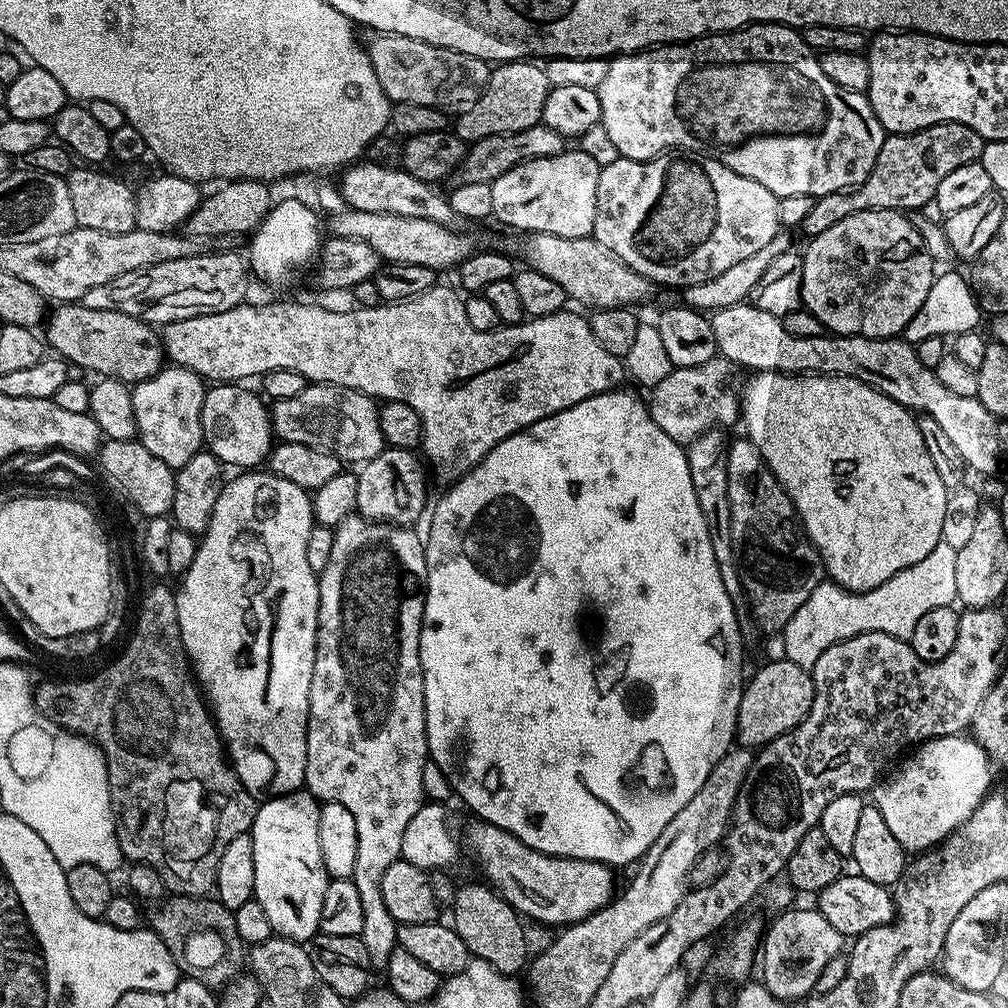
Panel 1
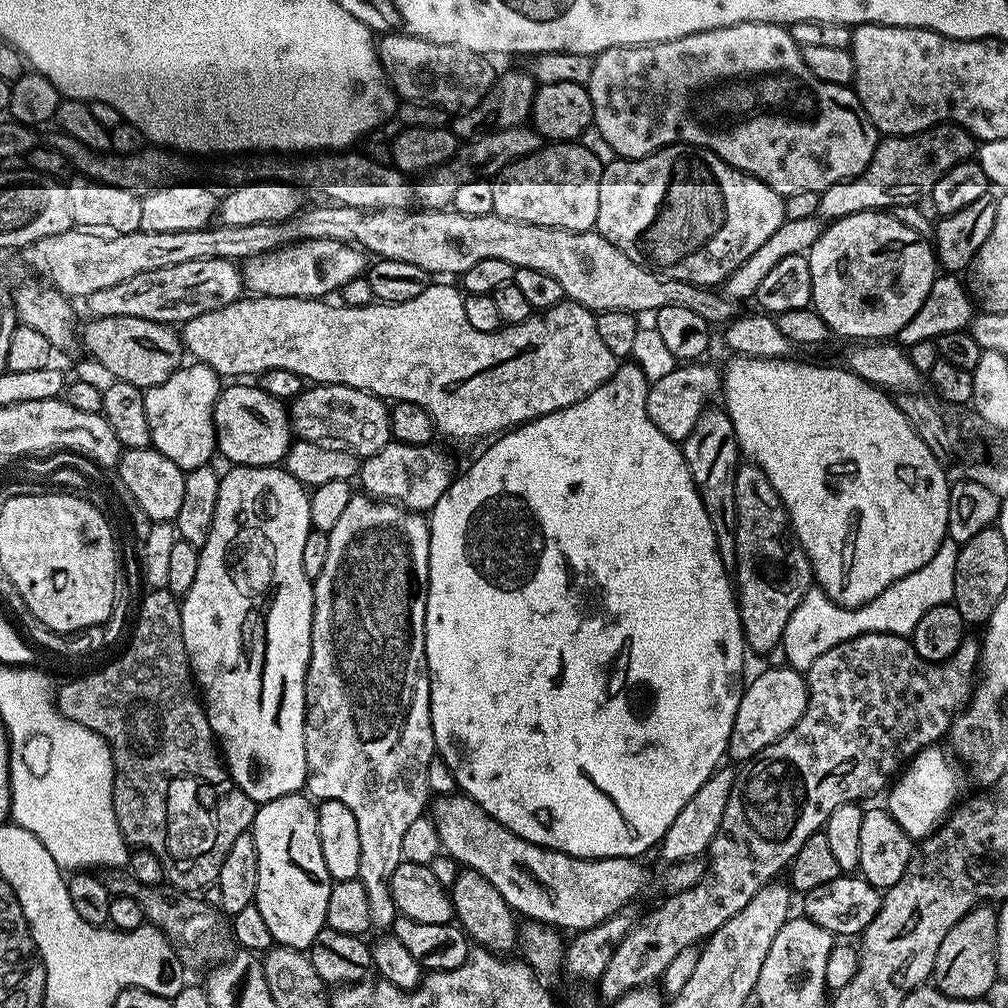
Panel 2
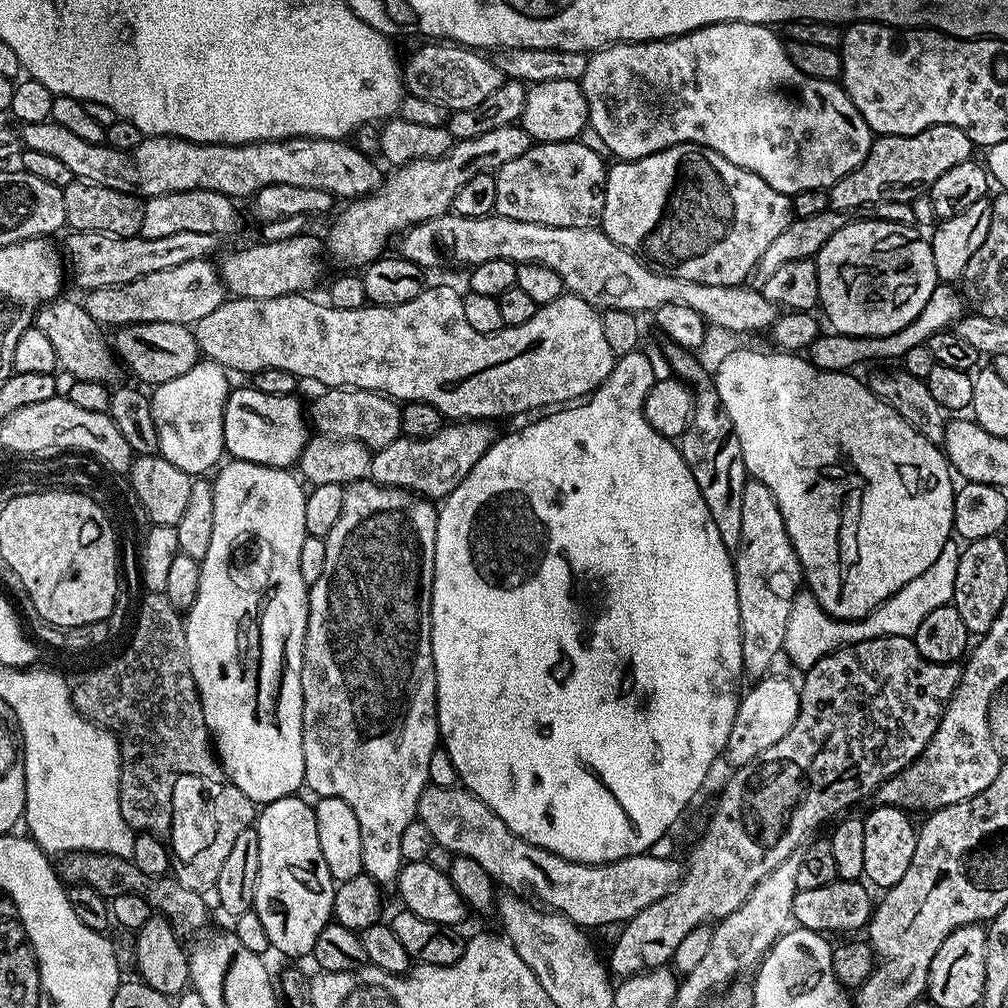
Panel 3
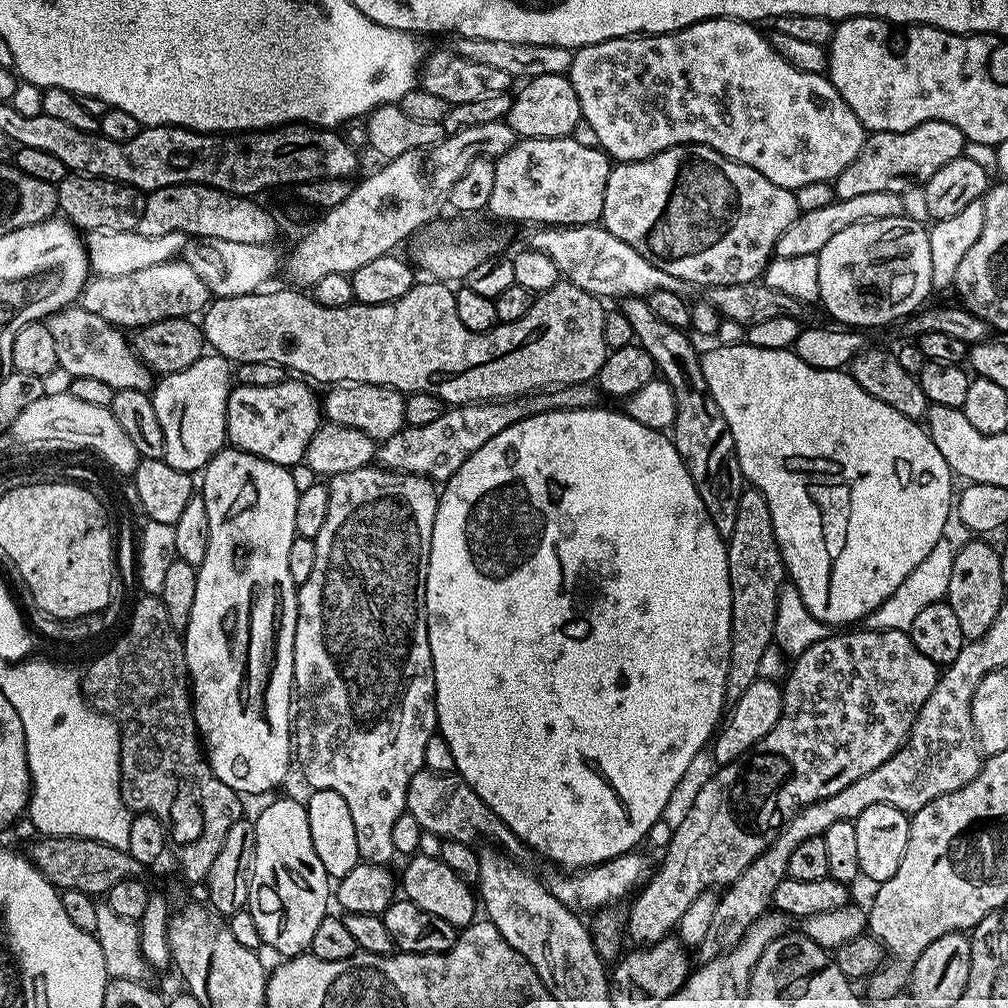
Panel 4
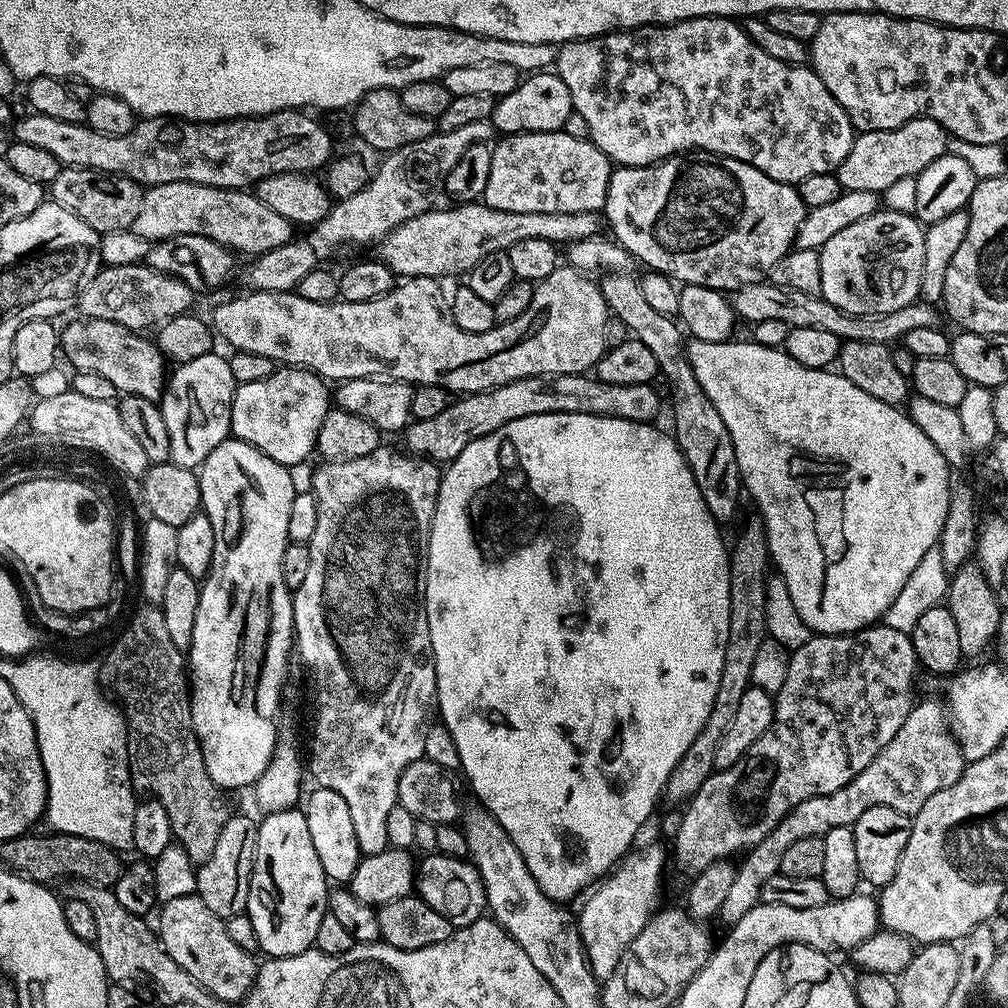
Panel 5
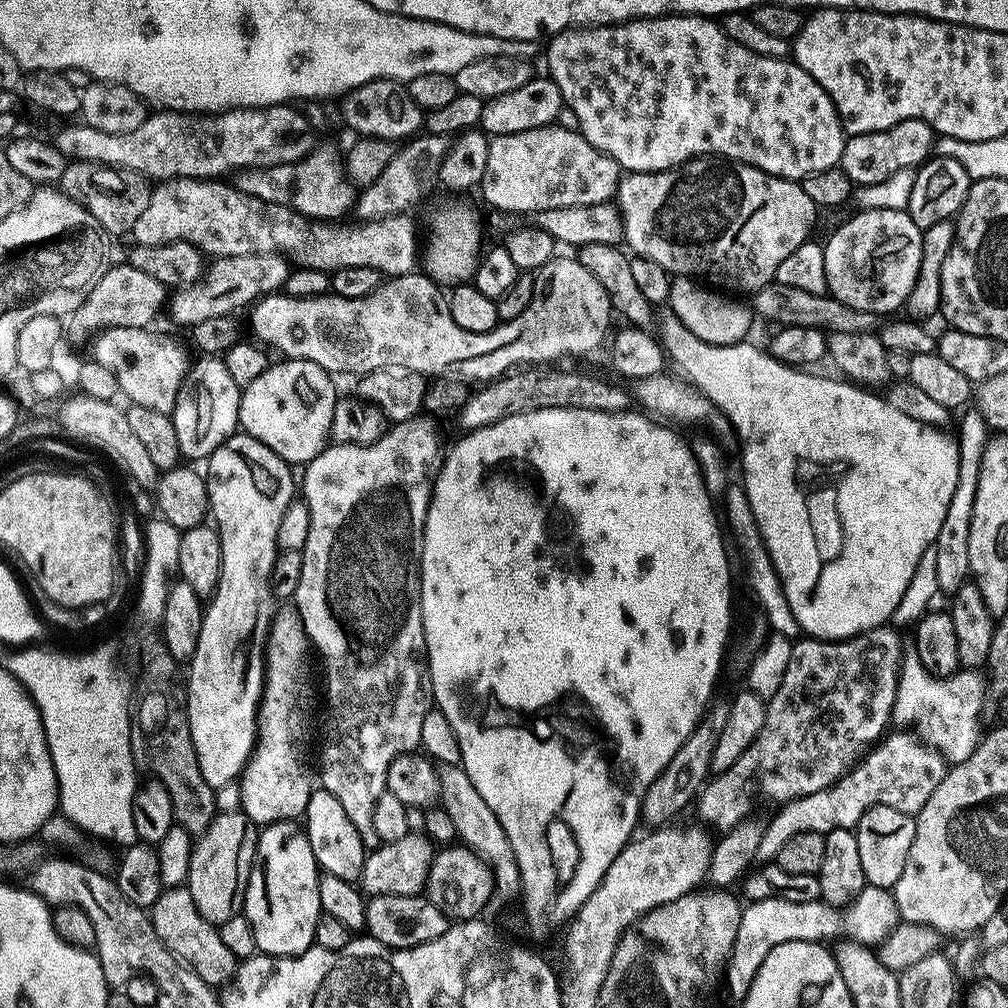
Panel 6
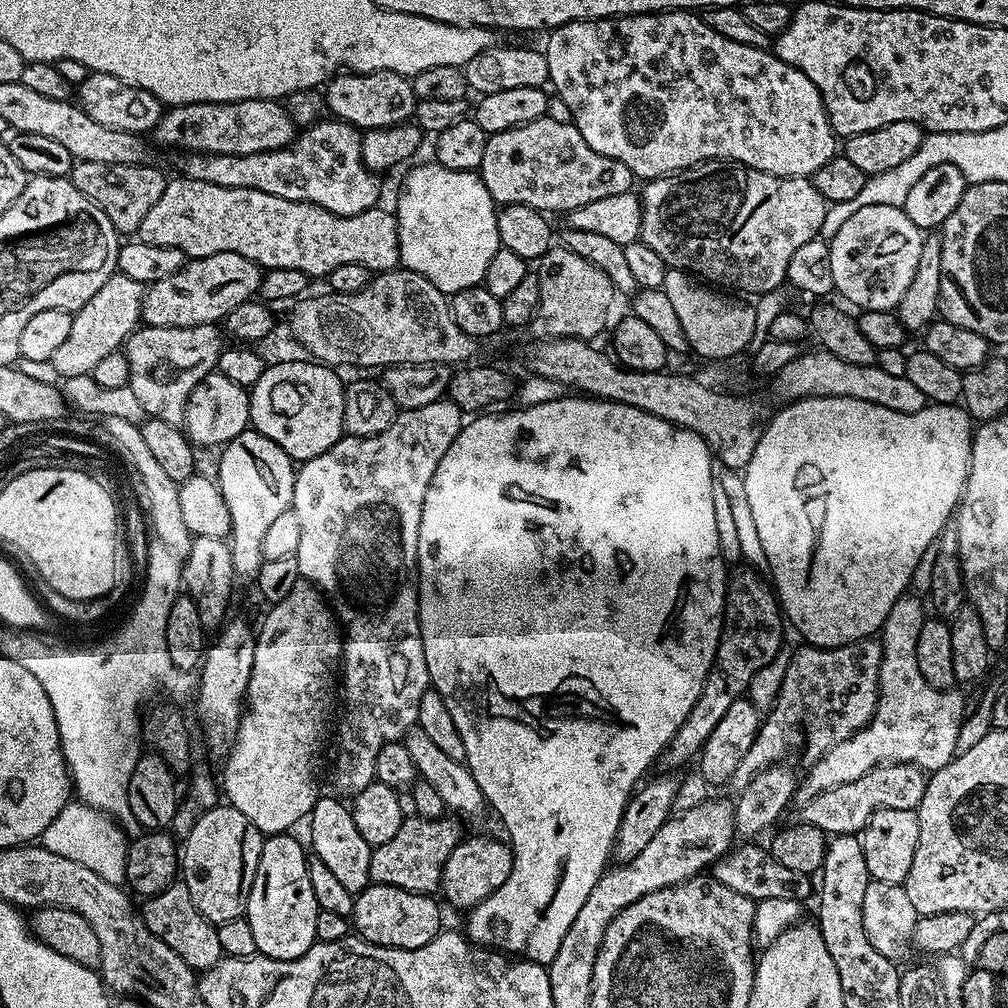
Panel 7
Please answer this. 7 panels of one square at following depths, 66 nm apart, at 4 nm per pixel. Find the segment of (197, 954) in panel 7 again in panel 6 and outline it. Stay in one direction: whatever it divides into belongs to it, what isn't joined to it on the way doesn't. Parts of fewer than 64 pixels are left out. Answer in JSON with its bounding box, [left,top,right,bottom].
[150,886,238,986]

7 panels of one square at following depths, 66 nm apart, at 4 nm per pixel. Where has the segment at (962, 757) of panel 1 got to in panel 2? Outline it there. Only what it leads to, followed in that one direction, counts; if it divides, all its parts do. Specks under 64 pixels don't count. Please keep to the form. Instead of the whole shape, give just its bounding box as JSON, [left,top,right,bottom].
[886,746,957,842]

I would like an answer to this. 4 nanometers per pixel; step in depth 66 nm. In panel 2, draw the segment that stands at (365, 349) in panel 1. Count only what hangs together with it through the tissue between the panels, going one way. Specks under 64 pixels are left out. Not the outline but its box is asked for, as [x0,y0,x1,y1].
[195,284,617,420]

